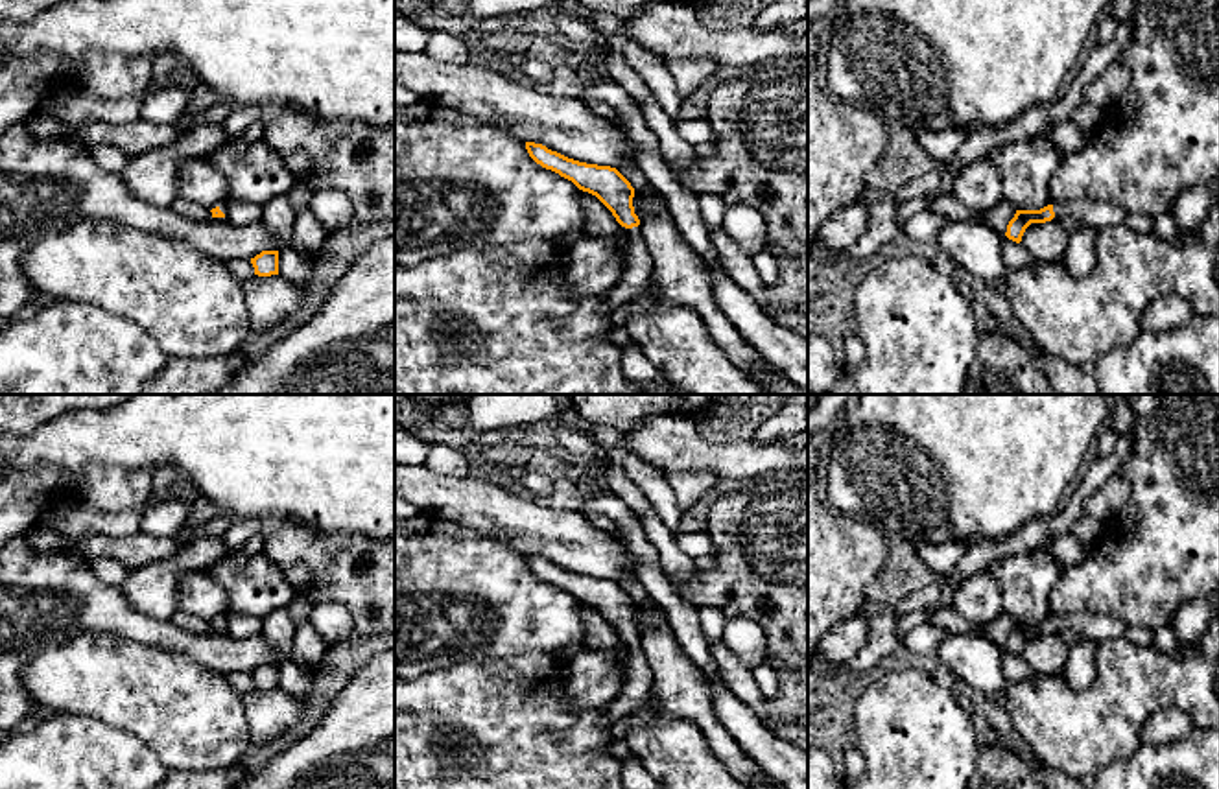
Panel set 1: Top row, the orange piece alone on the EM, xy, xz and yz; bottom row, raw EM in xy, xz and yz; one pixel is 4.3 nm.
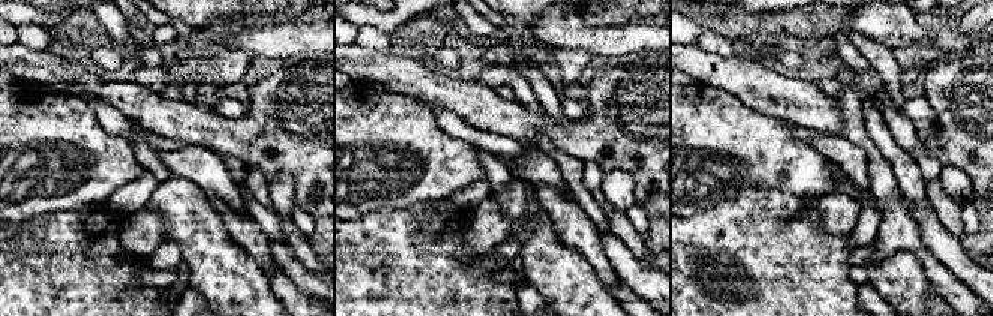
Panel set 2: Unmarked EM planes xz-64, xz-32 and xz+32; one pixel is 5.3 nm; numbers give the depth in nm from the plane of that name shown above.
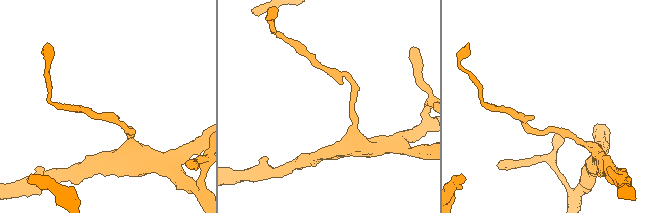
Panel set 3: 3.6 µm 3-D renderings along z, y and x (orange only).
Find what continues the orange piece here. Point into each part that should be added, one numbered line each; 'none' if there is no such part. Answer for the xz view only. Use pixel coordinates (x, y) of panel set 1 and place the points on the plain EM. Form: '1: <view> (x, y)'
1: xz (639, 681)

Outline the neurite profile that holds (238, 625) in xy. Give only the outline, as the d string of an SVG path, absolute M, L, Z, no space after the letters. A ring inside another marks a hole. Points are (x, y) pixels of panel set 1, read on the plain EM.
M232 614L225 619L225 632L236 640L245 640L262 632L264 619L256 616Z

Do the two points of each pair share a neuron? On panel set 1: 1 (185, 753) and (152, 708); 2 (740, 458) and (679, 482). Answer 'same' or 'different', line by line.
1: same
2: different

